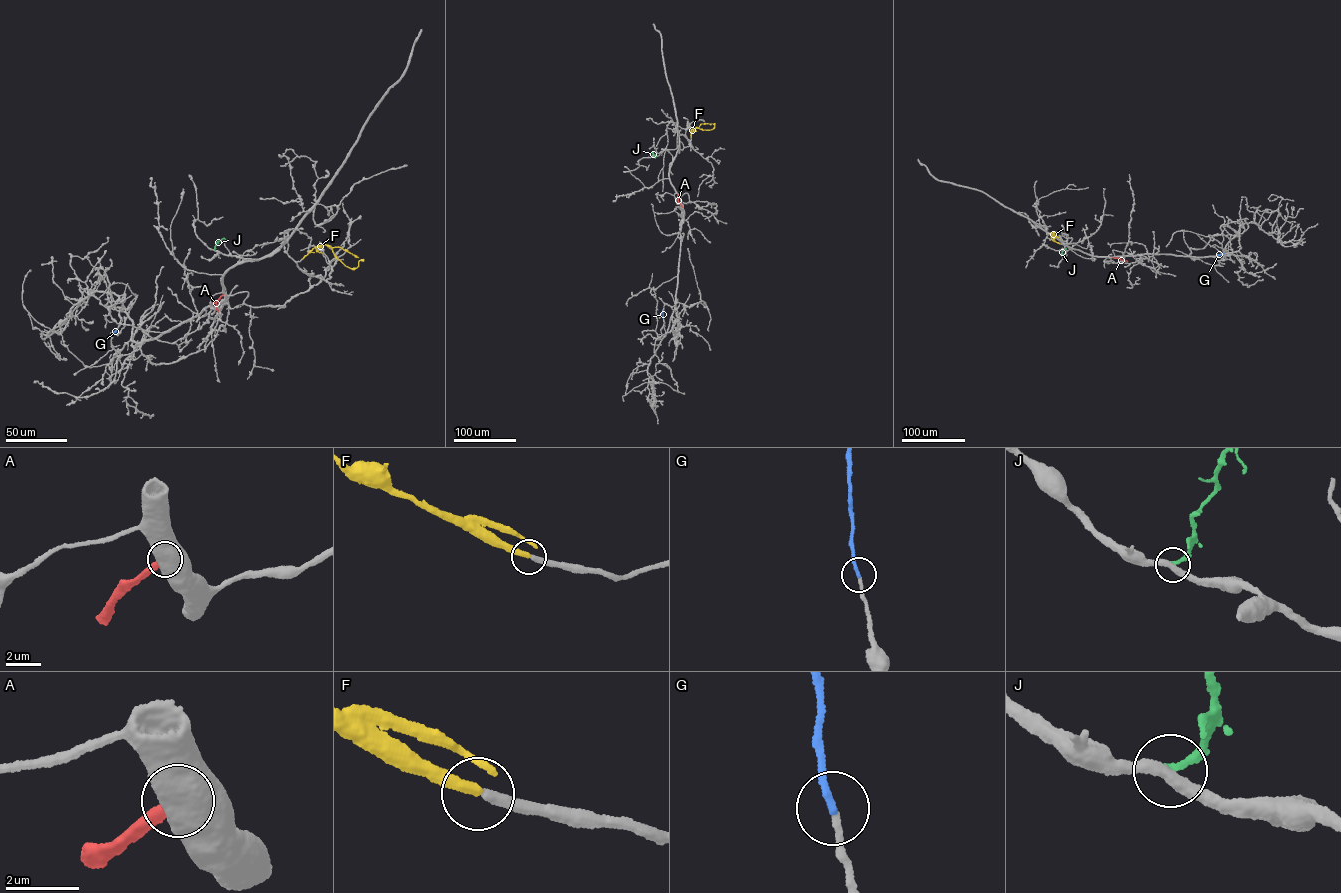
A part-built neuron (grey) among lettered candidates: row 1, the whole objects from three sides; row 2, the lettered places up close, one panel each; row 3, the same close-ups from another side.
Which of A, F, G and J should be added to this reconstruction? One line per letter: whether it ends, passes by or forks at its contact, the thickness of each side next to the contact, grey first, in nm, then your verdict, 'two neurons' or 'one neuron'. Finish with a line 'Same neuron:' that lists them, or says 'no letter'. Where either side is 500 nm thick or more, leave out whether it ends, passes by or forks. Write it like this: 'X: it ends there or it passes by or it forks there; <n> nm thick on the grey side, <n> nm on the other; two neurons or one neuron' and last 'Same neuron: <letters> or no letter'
A: 750 nm thick on the grey side, 300 nm on the other; two neurons
F: it ends there; 300 nm thick on the grey side, 320 nm on the other; one neuron
G: it ends there; 170 nm thick on the grey side, 200 nm on the other; one neuron
J: it ends there; 360 nm thick on the grey side, 200 nm on the other; two neurons
Same neuron: F, G

